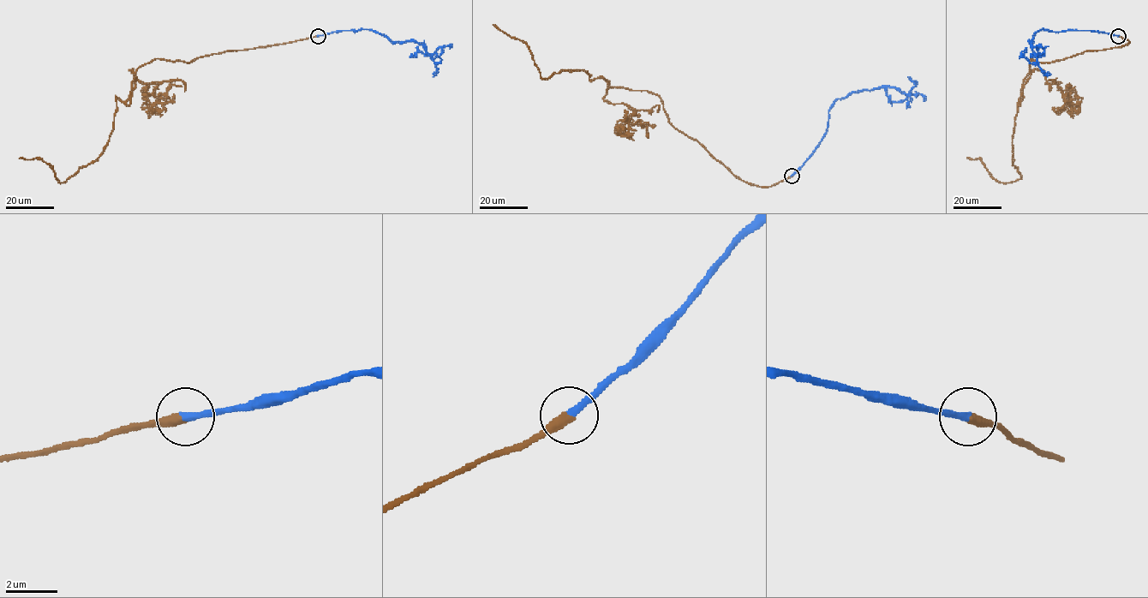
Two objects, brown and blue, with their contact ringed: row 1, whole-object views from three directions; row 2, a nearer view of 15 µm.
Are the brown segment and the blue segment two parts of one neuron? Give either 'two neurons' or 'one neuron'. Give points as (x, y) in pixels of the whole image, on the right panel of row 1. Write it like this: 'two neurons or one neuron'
one neuron

